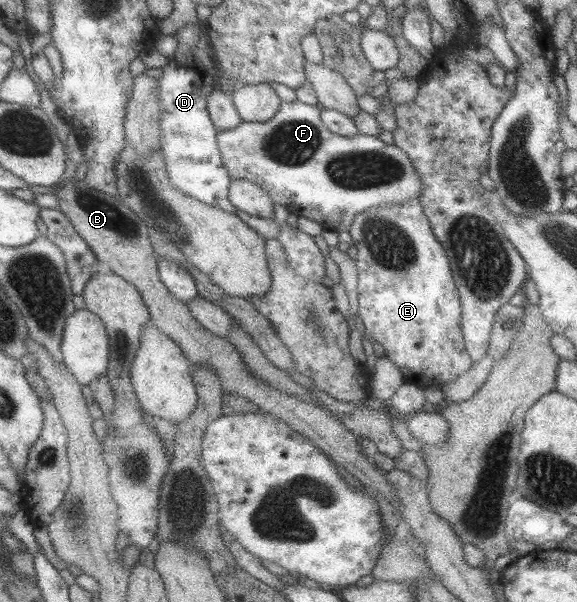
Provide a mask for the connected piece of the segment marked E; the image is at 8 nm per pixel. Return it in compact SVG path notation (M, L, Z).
M408 200L404 204L388 204L382 208L382 206L374 206L374 208L368 208L365 211L357 212L355 219L350 225L349 232L352 237L352 243L356 245L358 249L358 256L356 257L356 264L359 274L358 283L358 308L357 312L359 318L362 320L365 330L372 335L372 342L380 343L384 346L386 357L388 357L405 376L405 380L408 383L414 383L418 386L437 386L441 388L442 385L448 384L456 377L459 377L463 372L470 370L474 361L468 354L465 347L464 336L462 333L461 320L462 320L462 308L460 308L460 296L458 296L458 290L456 290L456 284L452 280L452 270L450 270L450 263L445 248L442 243L436 238L433 233L428 217L424 214L423 207L419 200Z

